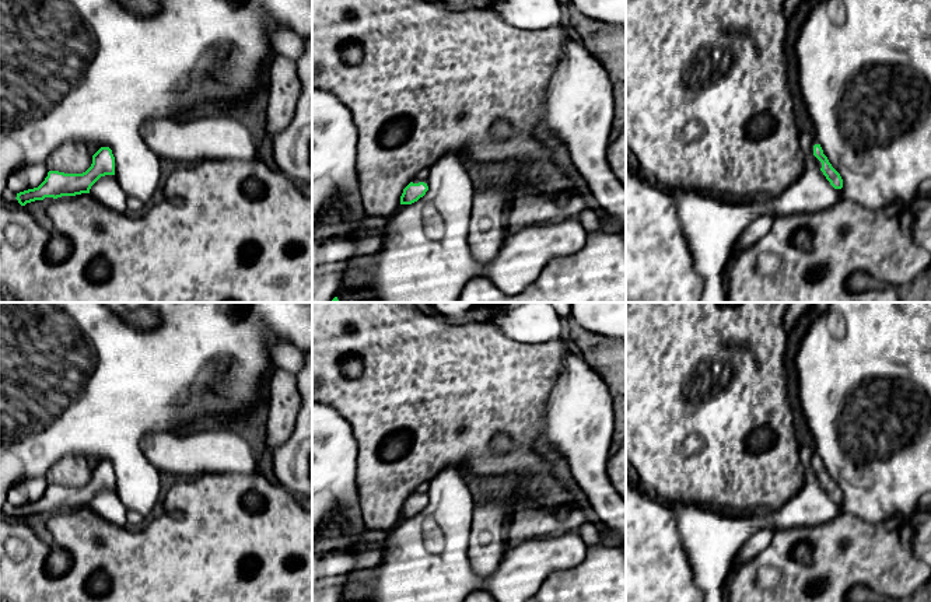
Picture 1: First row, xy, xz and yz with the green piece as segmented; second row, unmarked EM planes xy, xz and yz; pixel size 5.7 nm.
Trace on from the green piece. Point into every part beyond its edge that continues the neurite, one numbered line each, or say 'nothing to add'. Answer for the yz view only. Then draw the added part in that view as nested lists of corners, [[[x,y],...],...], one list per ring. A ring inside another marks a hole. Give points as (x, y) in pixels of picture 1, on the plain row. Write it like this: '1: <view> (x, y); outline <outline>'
nothing to add

